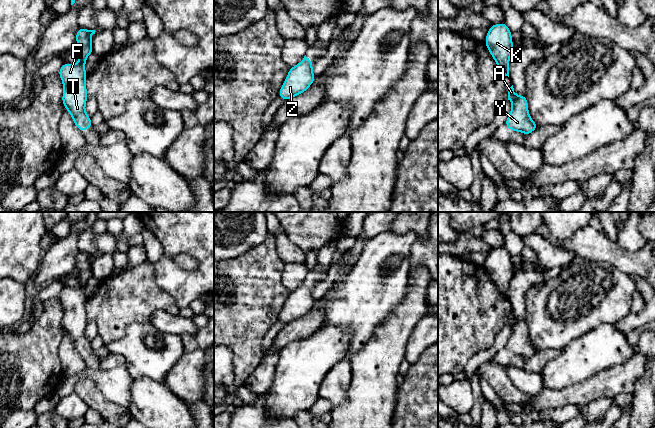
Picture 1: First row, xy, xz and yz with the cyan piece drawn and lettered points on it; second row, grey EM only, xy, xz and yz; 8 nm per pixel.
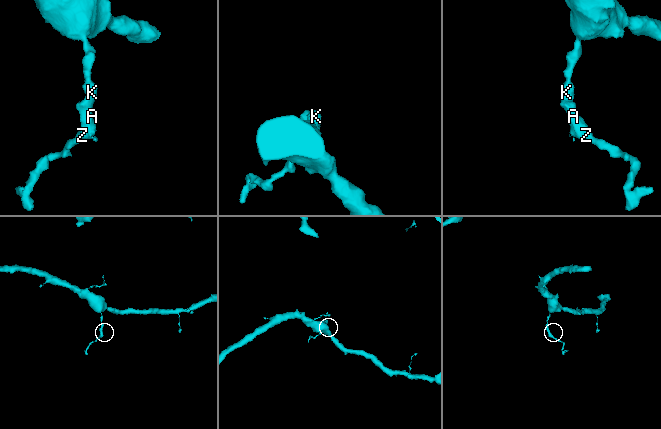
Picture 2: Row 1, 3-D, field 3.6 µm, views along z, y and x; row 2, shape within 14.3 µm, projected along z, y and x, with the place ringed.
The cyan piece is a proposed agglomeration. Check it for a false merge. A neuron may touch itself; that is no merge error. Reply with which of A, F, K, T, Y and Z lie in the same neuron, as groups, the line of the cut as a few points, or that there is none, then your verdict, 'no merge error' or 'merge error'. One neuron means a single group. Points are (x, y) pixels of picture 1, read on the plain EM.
groups A F K T Y Z; cut none; no merge error

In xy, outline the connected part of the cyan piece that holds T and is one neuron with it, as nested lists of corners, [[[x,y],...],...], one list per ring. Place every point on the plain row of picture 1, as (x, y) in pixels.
[[[79,251],[76,257],[76,268],[79,269],[79,285],[77,288],[64,287],[58,298],[63,306],[62,326],[77,352],[83,357],[92,352],[91,342],[85,336],[86,324],[88,322],[85,308],[87,281],[93,277],[91,260],[95,254],[87,254]]]

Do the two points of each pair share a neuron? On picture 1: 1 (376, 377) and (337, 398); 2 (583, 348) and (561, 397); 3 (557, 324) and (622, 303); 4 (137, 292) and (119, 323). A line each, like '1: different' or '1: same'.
1: different
2: different
3: same
4: same

